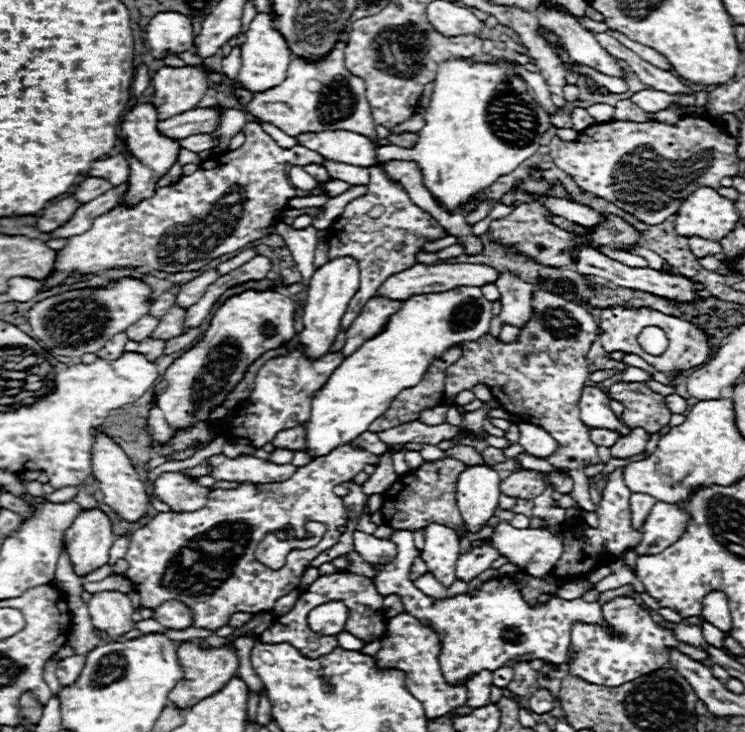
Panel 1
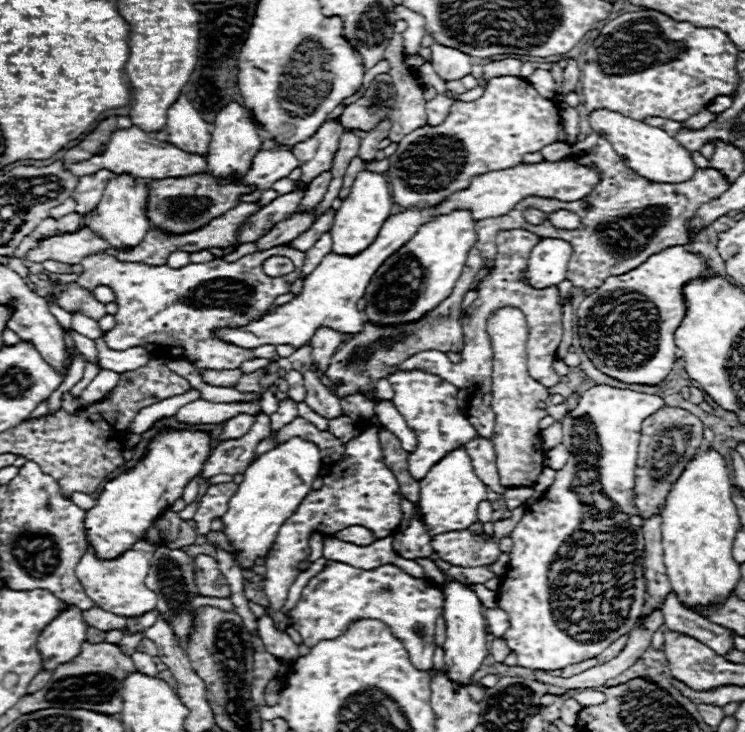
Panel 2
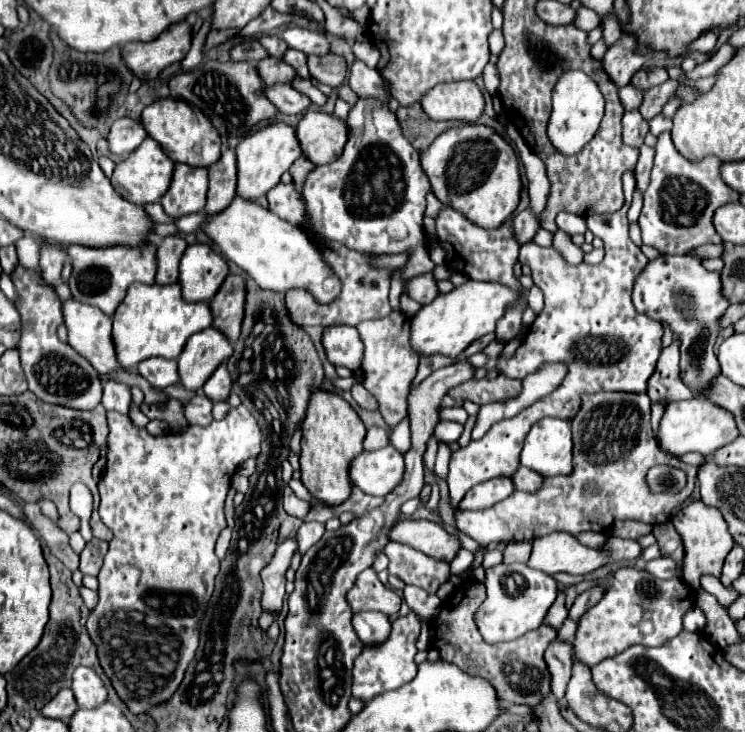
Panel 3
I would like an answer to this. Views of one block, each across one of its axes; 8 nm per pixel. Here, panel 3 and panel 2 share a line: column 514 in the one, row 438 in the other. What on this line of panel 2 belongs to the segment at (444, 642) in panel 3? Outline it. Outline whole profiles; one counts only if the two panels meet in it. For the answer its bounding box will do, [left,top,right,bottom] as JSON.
[634,406,704,520]

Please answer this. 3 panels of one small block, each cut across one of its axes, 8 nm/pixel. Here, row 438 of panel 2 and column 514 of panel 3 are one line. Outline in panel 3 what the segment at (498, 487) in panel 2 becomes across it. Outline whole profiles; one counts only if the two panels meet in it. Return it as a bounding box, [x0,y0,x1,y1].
[512,466,542,492]

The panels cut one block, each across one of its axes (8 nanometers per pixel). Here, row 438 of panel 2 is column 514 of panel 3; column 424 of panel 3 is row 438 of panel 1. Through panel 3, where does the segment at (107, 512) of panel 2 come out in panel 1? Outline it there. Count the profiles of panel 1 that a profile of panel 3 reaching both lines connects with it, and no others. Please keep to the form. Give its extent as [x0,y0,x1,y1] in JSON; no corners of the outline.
[148,290,296,444]

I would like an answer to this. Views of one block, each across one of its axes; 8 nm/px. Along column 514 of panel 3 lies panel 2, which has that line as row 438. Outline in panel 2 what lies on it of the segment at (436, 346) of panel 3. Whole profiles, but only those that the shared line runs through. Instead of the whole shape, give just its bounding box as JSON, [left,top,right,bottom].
[222,438,320,568]

